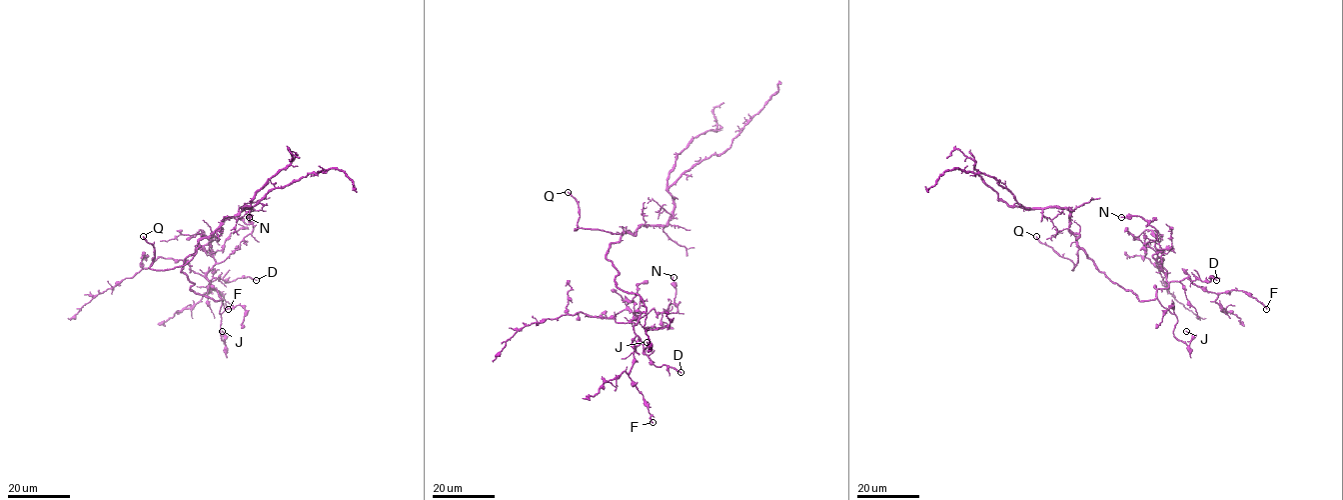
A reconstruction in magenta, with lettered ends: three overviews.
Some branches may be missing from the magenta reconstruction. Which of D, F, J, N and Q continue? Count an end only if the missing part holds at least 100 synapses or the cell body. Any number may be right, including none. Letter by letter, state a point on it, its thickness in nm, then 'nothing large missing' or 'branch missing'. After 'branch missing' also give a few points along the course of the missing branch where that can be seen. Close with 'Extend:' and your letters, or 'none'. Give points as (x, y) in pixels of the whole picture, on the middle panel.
D: at (680, 372); 150 nm thick; nothing large missing
F: at (653, 422); 160 nm thick; nothing large missing
J: at (647, 342); 130 nm thick; nothing large missing
N: at (673, 277); 120 nm thick; nothing large missing
Q: at (568, 192); 170 nm thick; branch missing; missing branch runs (568, 192), (547, 170), (524, 135), (509, 99), (500, 54), (483, 38), (477, 36)
Extend: Q

